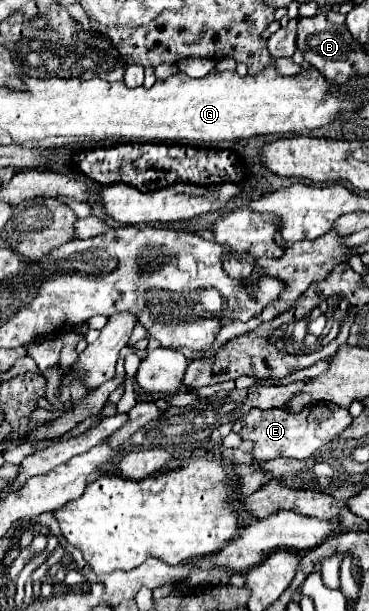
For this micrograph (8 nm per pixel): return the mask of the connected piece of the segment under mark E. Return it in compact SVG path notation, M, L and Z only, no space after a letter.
M313 403L313 407L305 407L301 413L291 413L287 407L269 411L253 409L233 423L233 431L239 433L243 439L251 439L255 443L253 457L257 461L269 461L275 457L307 459L323 445L337 439L351 421L353 419L349 411L343 407L337 407L333 403Z

